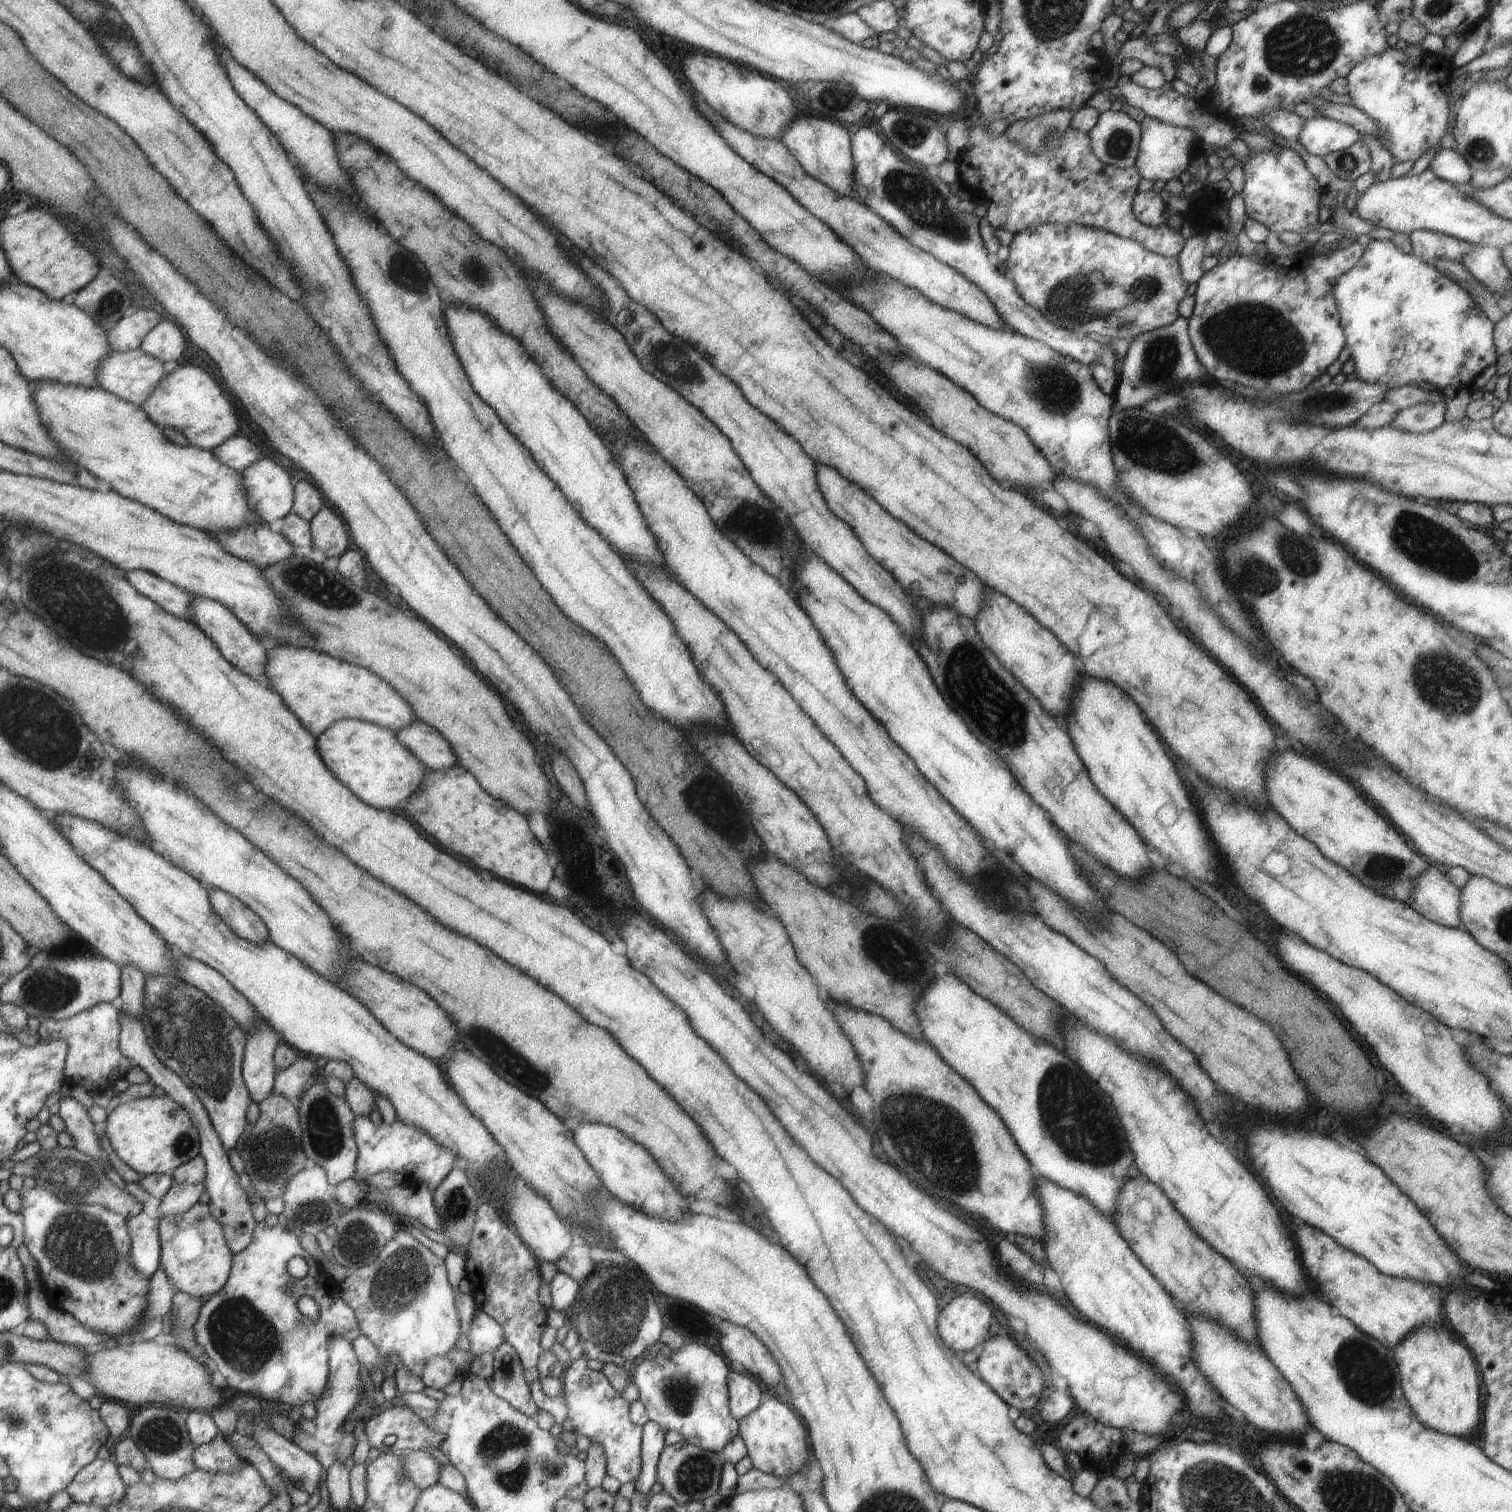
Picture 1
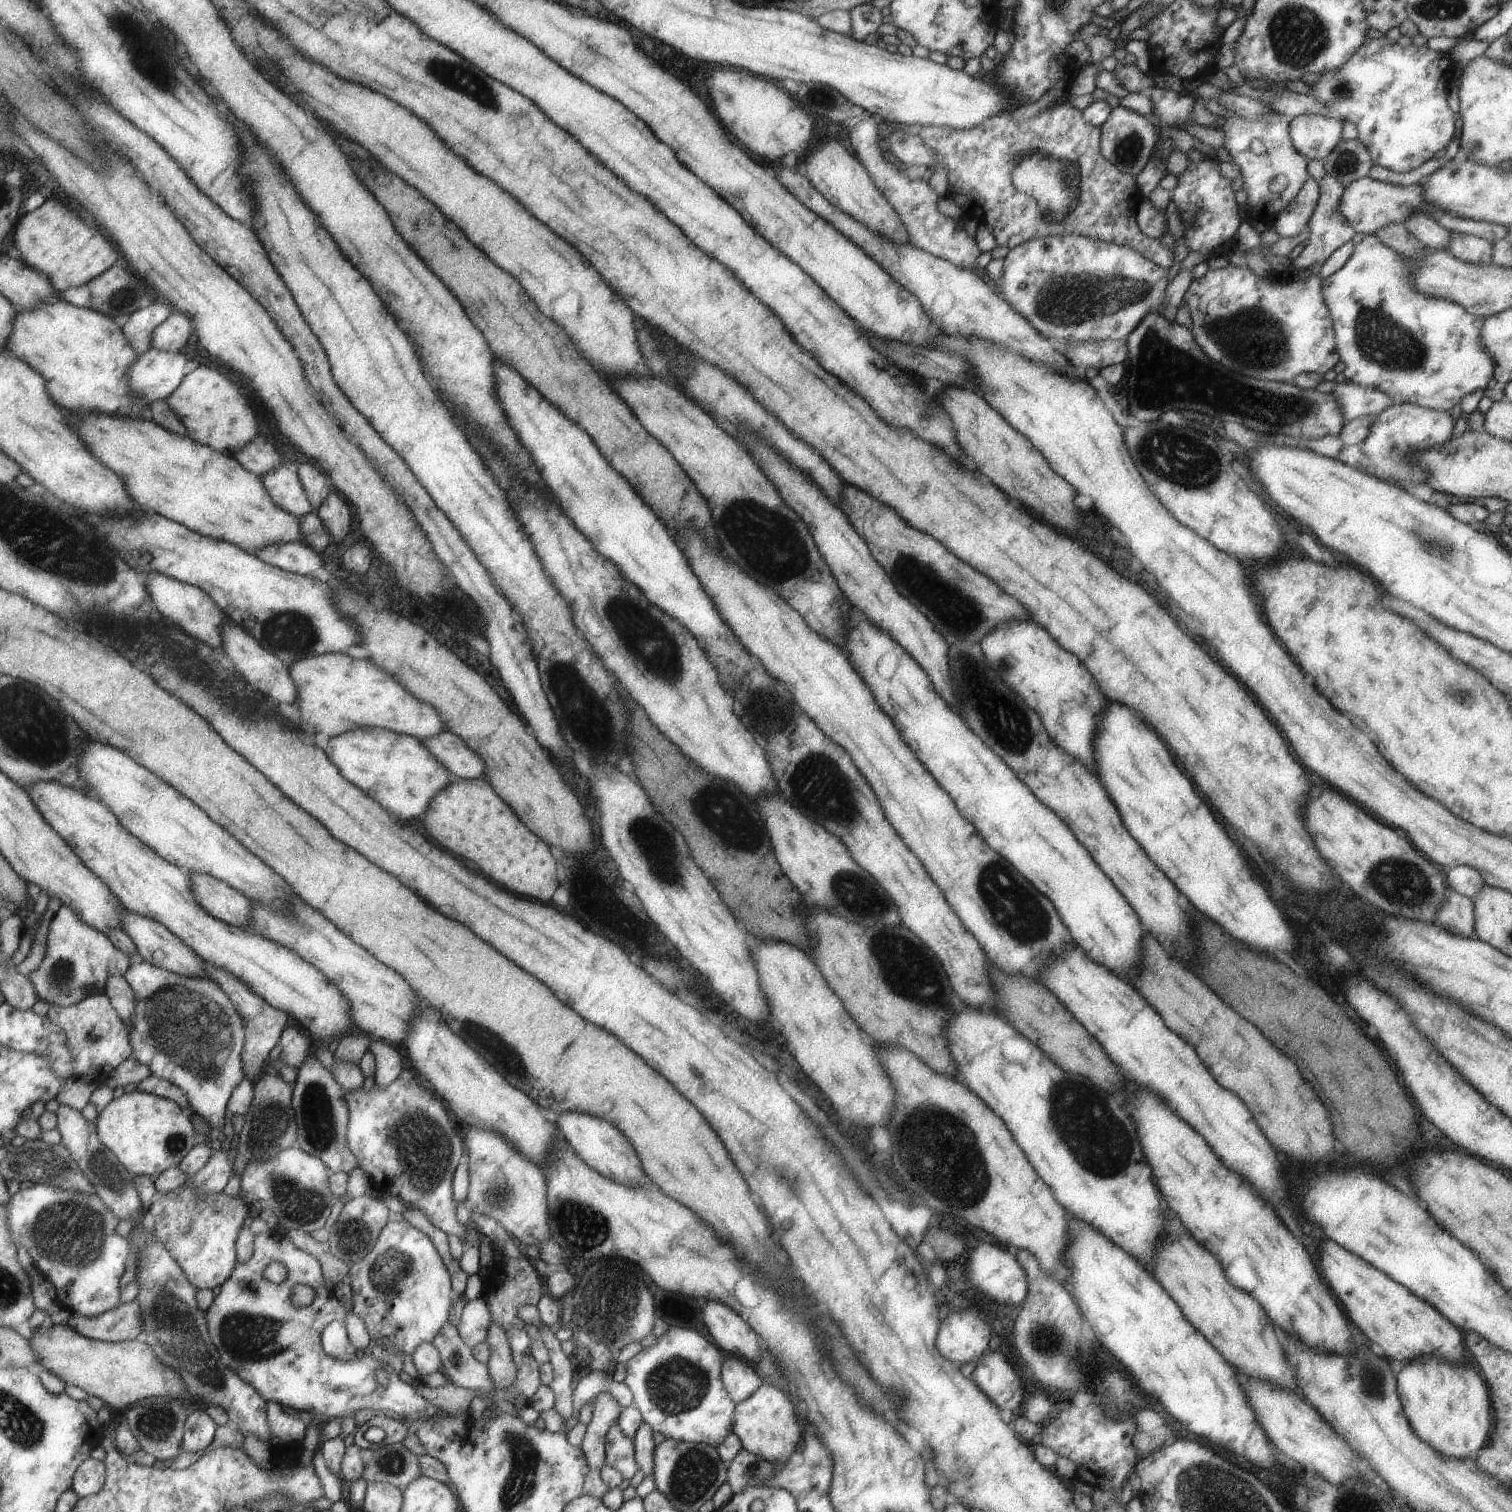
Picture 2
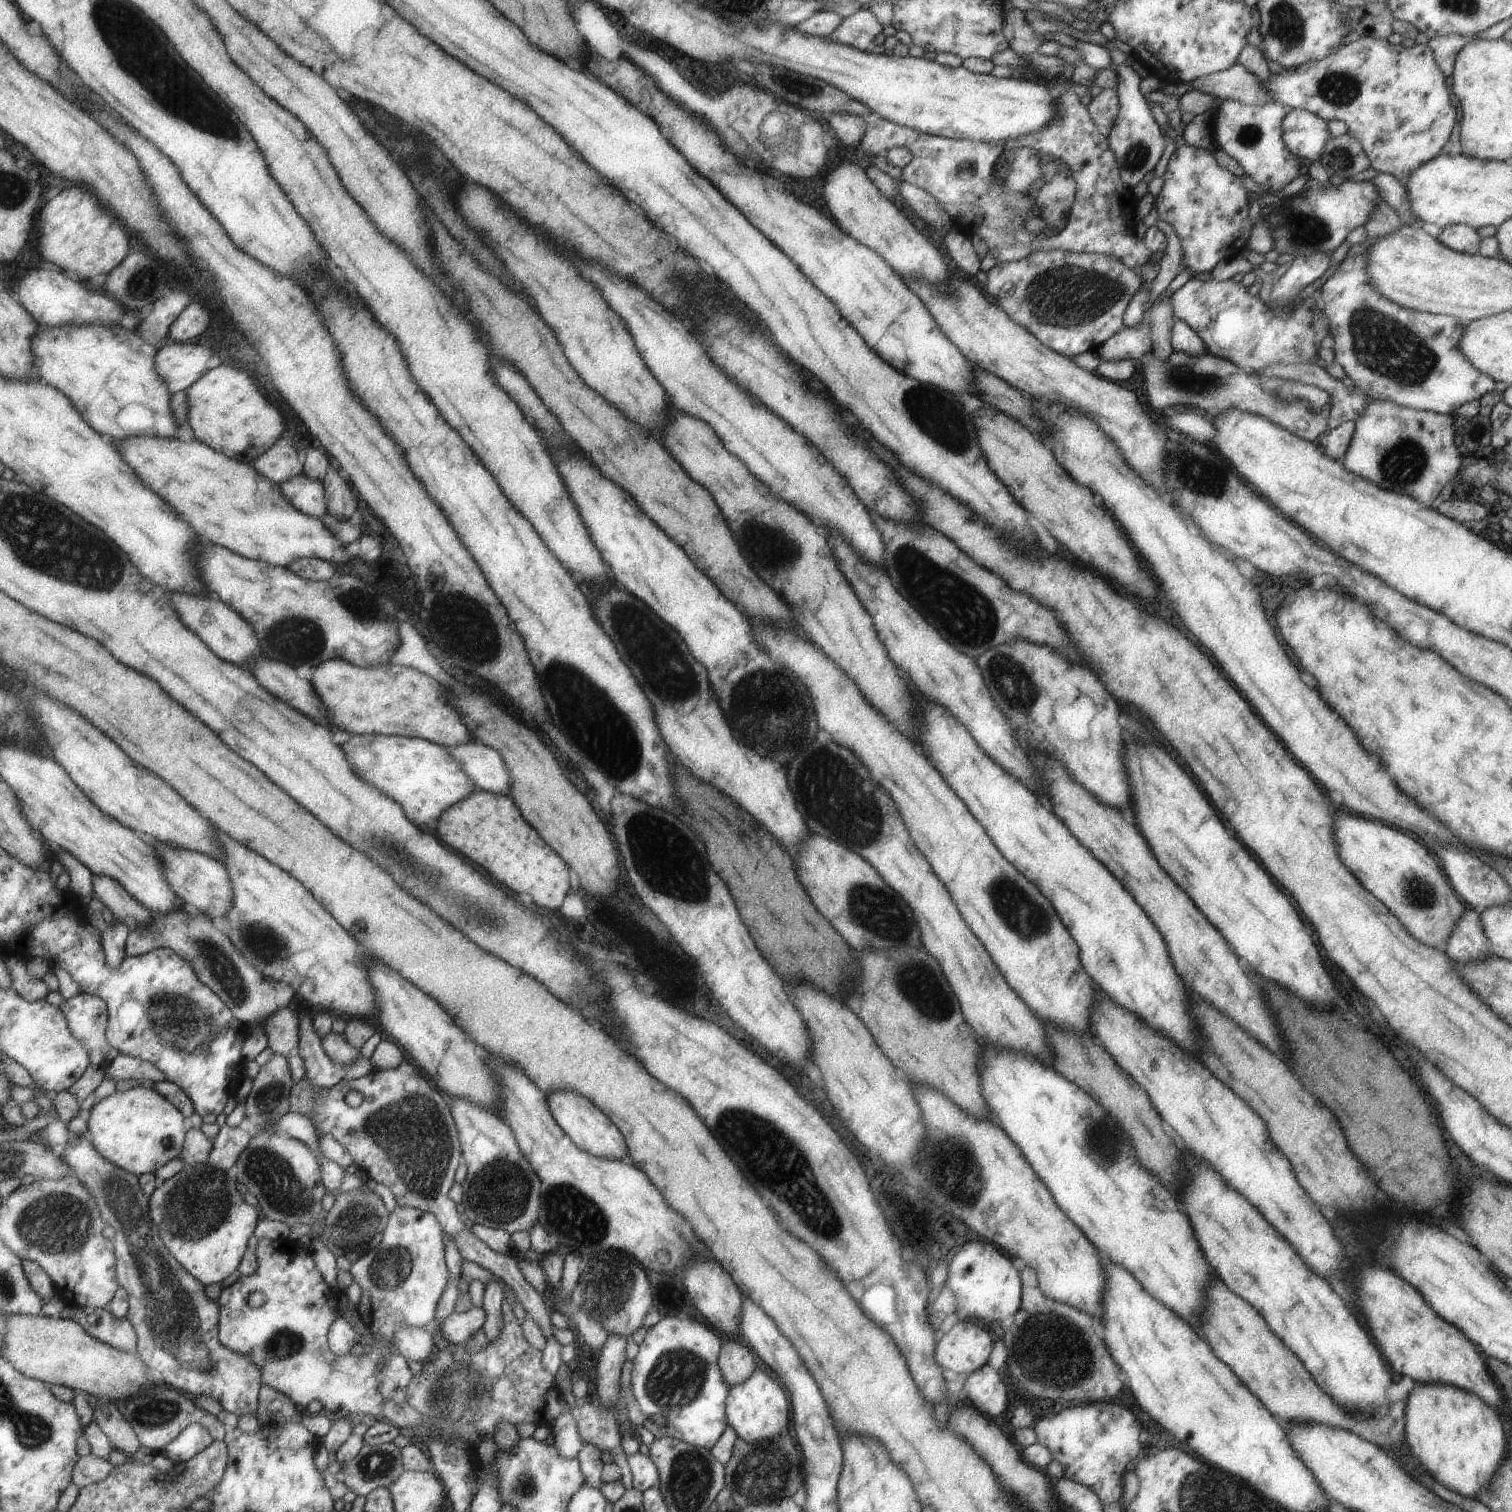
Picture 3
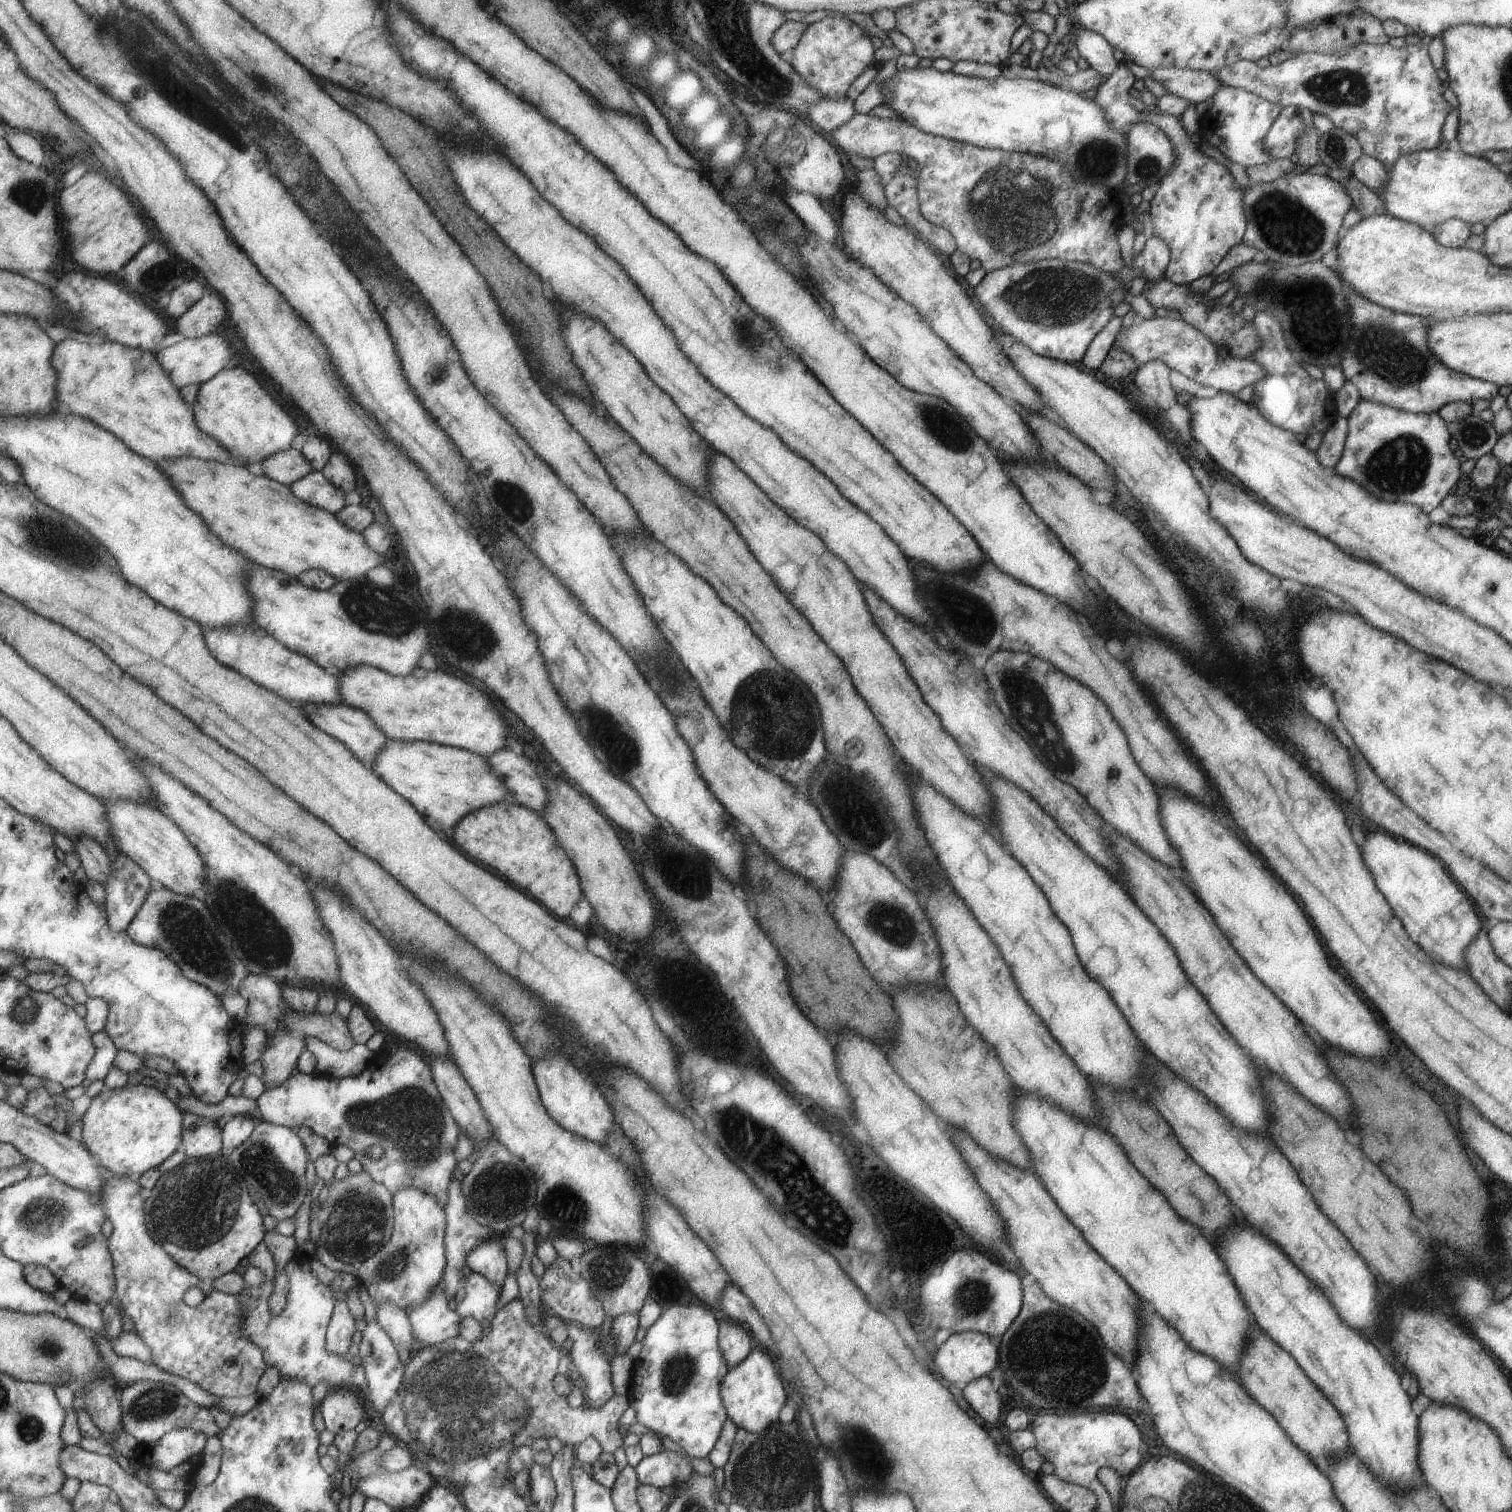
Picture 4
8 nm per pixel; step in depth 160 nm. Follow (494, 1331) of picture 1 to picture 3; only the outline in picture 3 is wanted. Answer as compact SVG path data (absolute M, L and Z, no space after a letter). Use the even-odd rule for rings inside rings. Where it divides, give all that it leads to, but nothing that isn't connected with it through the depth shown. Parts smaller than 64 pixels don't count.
M471 1307L464 1313L453 1311L442 1320L441 1334L451 1345L465 1344L467 1339L481 1330L485 1317L485 1311L481 1307Z

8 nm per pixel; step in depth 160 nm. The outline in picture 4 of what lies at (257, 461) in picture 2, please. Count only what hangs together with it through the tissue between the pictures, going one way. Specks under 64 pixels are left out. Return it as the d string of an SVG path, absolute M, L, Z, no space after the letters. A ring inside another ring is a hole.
M289 449L269 456L261 462L258 470L273 480L291 486L295 481L305 478L314 467L302 450Z

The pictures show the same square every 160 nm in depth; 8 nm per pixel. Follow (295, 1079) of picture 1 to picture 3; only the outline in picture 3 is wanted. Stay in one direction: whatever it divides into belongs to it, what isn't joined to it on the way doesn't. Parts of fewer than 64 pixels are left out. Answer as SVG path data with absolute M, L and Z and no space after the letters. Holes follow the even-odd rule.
M291 1007L282 1008L264 1023L264 1029L269 1035L270 1047L277 1055L289 1057L298 1052L302 1020L300 1014L294 1011Z

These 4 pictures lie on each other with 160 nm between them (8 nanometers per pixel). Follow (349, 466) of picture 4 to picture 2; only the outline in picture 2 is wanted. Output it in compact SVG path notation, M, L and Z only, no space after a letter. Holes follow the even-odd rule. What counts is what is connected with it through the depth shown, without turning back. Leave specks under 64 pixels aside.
M334 490L318 510L319 516L335 544L343 544L351 532L352 509L353 506L349 504L349 500Z

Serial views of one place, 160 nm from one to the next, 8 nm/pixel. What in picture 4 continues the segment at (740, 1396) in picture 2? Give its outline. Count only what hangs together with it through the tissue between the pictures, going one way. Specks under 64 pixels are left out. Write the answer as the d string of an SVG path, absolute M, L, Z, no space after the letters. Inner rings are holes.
M718 1316L718 1347L727 1368L737 1366L751 1352L749 1332L741 1325Z

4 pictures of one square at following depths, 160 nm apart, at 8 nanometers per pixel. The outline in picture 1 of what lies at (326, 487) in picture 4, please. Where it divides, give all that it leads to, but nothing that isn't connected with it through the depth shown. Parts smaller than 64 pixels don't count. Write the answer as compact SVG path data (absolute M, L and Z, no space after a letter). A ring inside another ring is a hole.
M271 458L257 460L241 472L247 482L249 504L265 523L285 519L293 512L295 482L291 474Z

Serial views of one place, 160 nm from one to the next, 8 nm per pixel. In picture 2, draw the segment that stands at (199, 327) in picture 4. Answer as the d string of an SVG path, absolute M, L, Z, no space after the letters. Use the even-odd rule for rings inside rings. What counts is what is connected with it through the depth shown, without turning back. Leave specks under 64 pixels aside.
M174 310L173 314L152 332L152 346L161 351L179 350L191 340L196 324L187 313Z

